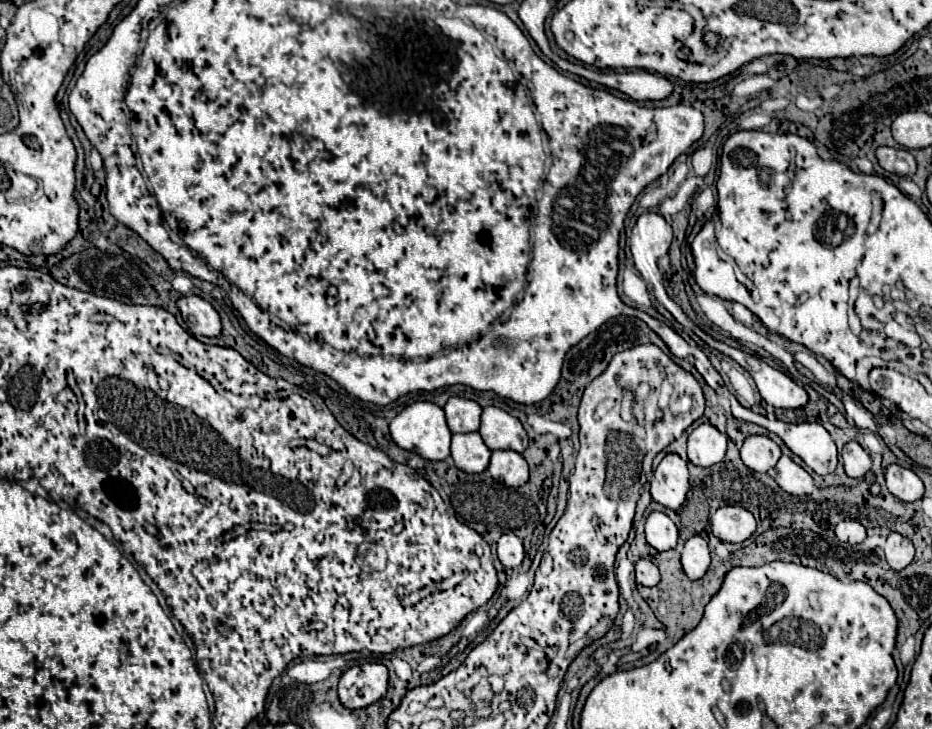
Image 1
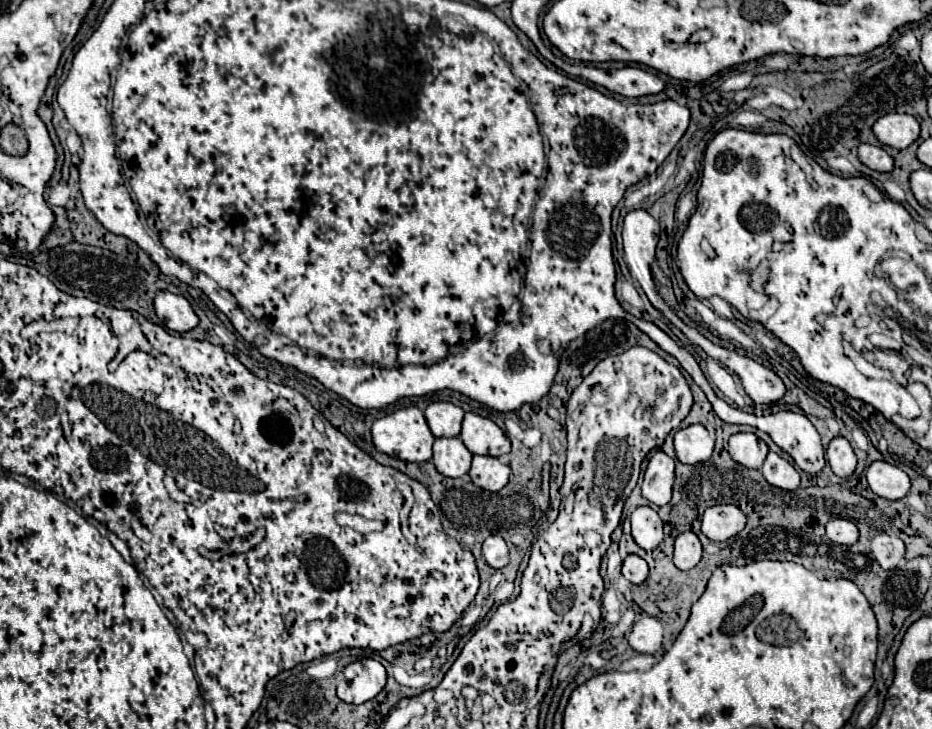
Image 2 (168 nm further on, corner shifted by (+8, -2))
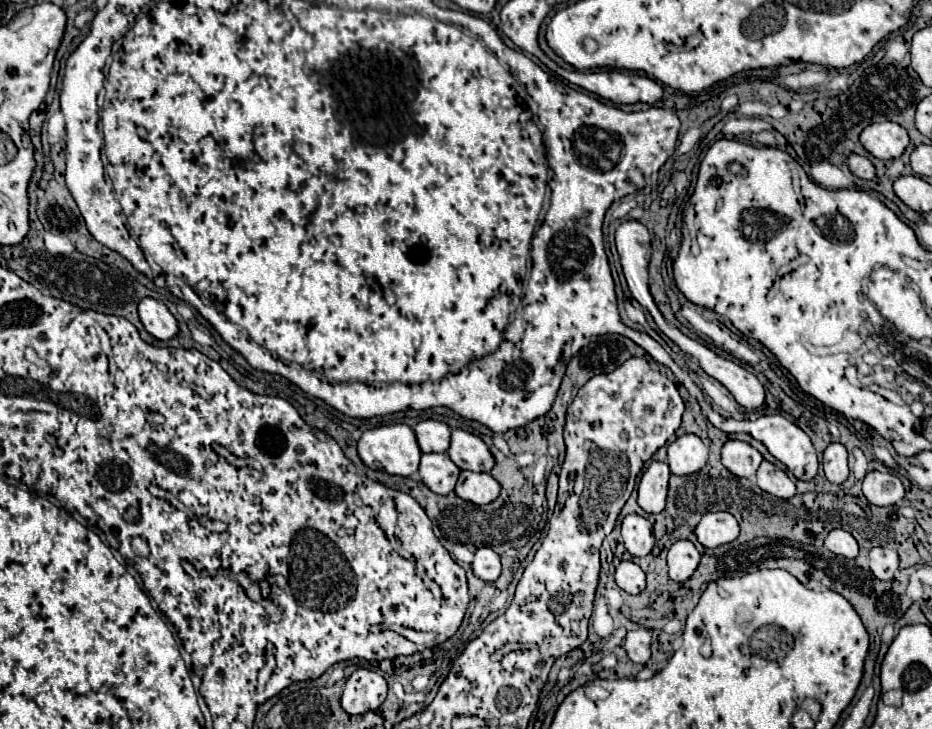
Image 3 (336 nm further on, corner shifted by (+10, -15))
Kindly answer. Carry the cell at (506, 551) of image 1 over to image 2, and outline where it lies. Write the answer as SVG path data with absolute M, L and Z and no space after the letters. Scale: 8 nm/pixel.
M489 535L483 541L483 557L487 565L493 569L501 569L509 563L509 551L501 535Z

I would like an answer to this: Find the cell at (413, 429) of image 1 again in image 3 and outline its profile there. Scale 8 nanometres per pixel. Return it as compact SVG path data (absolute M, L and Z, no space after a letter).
M407 424L379 426L363 432L357 442L357 452L369 468L381 468L397 476L415 474L423 454L415 432Z

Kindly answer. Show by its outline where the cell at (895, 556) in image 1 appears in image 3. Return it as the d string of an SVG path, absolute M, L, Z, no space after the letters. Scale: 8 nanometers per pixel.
M873 548L869 552L869 568L879 580L891 580L899 568L899 554L893 548Z

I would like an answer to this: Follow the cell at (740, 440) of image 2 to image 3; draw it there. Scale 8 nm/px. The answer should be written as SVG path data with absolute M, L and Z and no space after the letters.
M729 440L721 450L721 460L723 460L723 466L735 476L749 478L757 472L759 464L763 462L763 456L747 442Z

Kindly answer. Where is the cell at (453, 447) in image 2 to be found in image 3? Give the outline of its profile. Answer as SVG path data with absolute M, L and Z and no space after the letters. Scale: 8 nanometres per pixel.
M423 454L421 456L419 476L423 484L435 494L453 492L459 474L461 474L461 468L447 454Z

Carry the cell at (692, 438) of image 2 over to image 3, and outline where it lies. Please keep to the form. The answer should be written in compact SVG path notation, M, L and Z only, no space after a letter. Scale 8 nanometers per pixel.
M685 434L669 444L667 448L669 468L677 476L695 474L699 472L709 458L709 448L703 444L703 440L695 434Z

